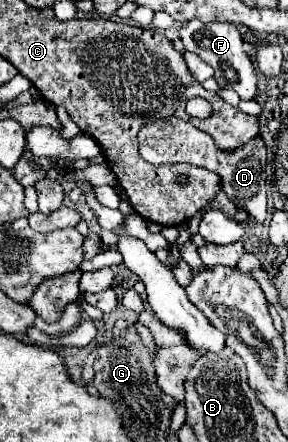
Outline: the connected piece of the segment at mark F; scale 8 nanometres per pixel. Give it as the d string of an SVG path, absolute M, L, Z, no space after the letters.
M193 18L193 20L189 20L181 26L179 34L181 34L185 50L197 54L199 58L203 58L215 70L215 80L219 82L221 88L235 90L241 96L241 100L253 100L255 98L255 94L257 94L255 68L253 68L251 58L245 52L243 38L241 38L239 30L235 28L235 24L231 24L231 22L203 24L203 22Z

